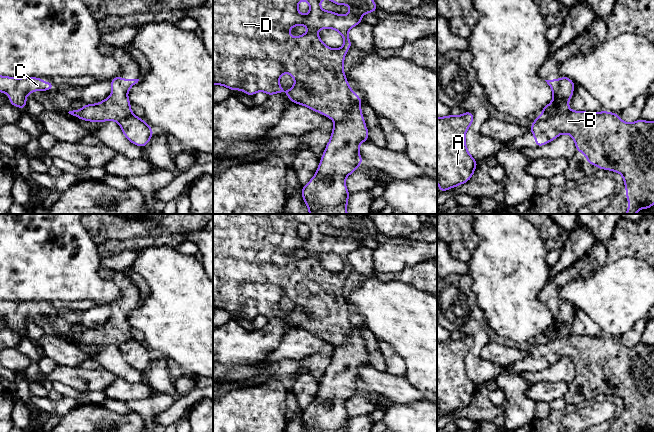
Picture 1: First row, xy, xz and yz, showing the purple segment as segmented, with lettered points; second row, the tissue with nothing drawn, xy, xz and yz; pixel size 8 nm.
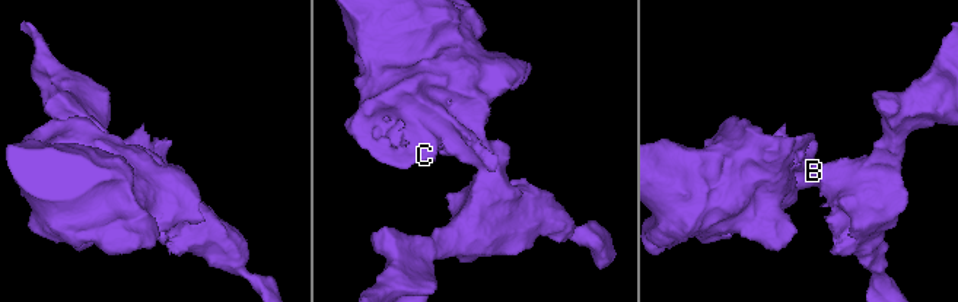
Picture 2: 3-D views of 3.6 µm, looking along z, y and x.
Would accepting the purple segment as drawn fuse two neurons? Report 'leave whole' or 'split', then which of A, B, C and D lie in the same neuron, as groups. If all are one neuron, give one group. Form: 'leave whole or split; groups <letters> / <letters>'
split; groups A C D / B

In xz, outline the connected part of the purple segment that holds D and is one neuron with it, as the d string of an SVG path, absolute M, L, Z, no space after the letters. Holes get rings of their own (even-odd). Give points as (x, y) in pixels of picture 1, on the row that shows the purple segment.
M213 0L213 85L241 90L251 97L258 91L268 96L284 92L294 104L306 106L334 122L342 121L354 100L343 70L344 57L352 46L348 32L363 22L363 14L379 8L374 0L331 0L337 6L351 6L351 10L341 16L321 9L321 0L303 0L309 3L310 11L302 15L298 11L299 1ZM296 25L305 25L308 32L292 37L288 31ZM319 29L337 30L343 37L343 46L340 49L326 46L317 34ZM284 73L291 74L295 80L288 91L279 85Z

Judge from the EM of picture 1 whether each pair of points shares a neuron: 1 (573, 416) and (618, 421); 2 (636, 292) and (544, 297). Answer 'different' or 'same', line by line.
1: same
2: different

